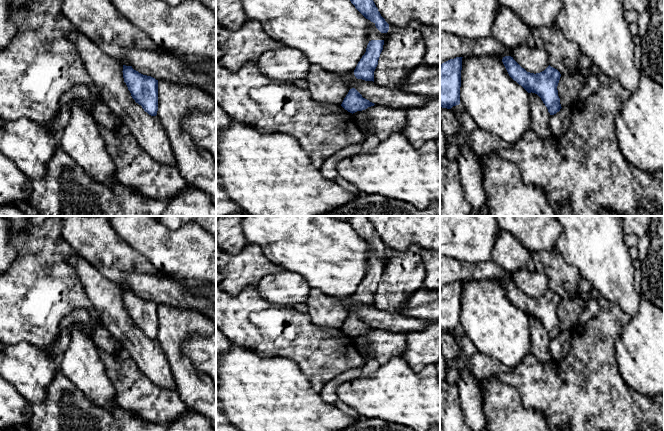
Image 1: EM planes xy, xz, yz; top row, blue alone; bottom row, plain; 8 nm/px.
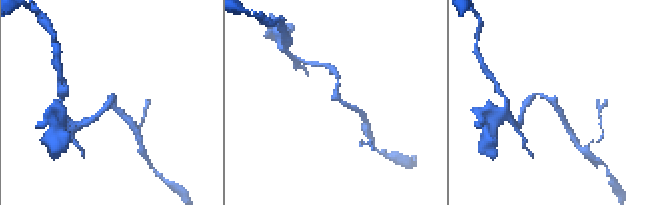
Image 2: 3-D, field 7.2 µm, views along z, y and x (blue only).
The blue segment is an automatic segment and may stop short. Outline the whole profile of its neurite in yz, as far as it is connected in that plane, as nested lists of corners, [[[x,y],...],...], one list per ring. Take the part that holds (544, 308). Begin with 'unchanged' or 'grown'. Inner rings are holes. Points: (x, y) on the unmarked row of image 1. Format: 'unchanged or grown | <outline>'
unchanged | [[[505,280],[502,286],[509,300],[521,309],[528,317],[537,318],[548,333],[550,339],[560,335],[561,328],[557,310],[560,296],[550,289],[540,297],[530,297],[522,292],[511,280]]]

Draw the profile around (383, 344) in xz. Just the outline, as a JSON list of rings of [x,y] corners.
[[[374,329],[353,337],[362,354],[372,354],[378,362],[385,363],[390,358],[402,357],[407,350],[407,338],[403,332]]]

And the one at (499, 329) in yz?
[[[469,278],[462,282],[460,329],[471,339],[472,343],[476,346],[478,352],[483,353],[488,357],[500,361],[502,364],[504,364],[507,367],[515,368],[522,362],[522,360],[528,354],[530,354],[530,322],[529,322],[529,317],[509,300],[502,286],[502,283],[503,280],[501,279],[474,280],[472,278]]]

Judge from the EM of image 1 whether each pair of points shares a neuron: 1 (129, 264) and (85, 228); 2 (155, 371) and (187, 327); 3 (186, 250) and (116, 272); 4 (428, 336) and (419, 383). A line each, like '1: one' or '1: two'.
1: one
2: two
3: two
4: two

